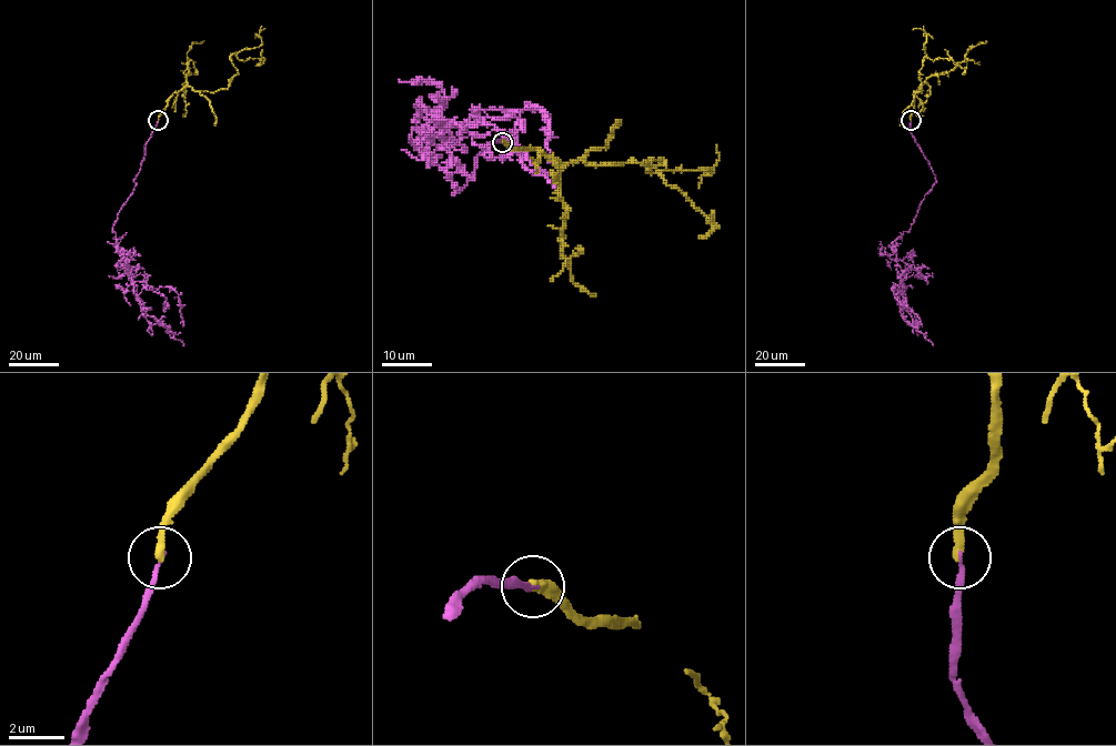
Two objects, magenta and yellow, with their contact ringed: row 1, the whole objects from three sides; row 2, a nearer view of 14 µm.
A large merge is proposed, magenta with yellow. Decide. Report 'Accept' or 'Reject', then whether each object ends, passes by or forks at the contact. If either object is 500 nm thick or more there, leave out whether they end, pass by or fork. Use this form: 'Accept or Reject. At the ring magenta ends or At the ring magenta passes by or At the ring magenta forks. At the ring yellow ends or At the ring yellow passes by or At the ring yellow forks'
Reject. At the ring magenta ends. At the ring yellow ends

